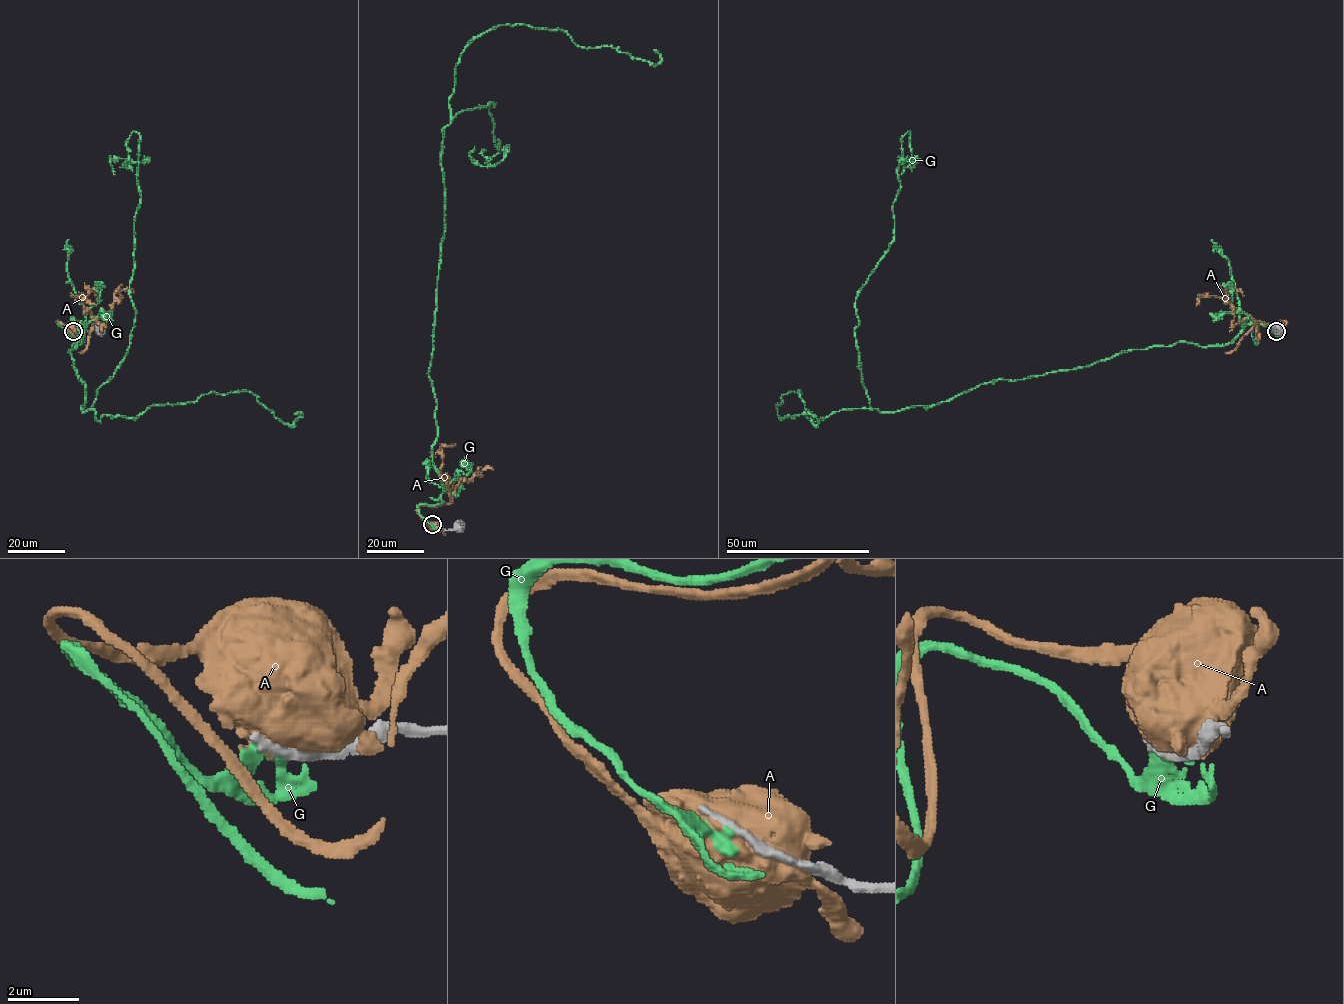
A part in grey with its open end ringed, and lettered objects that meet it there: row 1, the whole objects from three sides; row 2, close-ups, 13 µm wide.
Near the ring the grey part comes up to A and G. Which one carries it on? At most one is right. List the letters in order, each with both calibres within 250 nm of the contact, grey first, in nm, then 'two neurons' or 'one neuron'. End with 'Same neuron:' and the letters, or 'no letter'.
A: calibres 280 and 1000 nm; two neurons
G: calibres 320 and 440 nm; two neurons
Same neuron: no letter

